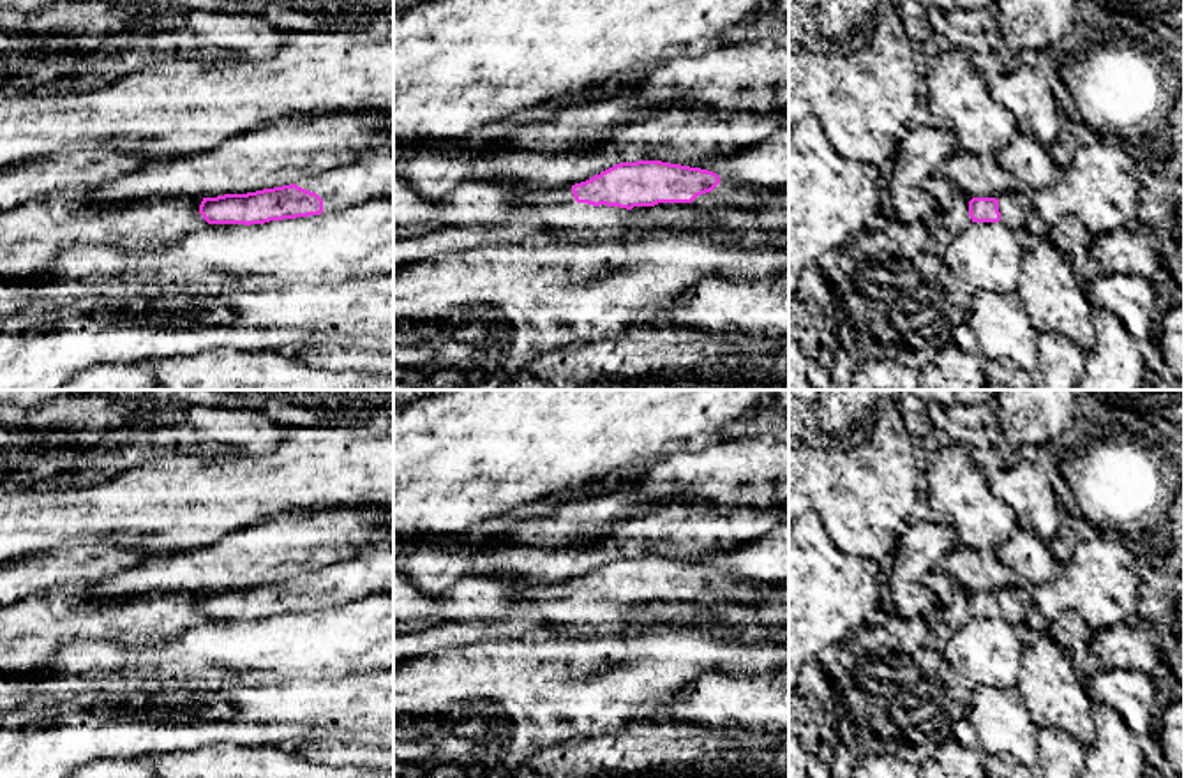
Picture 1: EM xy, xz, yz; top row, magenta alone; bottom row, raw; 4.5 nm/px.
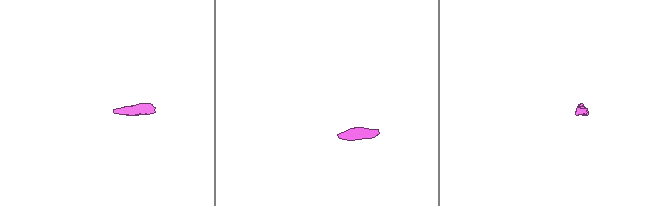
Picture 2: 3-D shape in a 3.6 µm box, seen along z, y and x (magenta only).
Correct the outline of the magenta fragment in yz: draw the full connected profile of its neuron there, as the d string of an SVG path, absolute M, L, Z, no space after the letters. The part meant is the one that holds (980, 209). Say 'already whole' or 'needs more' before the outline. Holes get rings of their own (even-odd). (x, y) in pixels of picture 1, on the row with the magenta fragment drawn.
already whole; M972 198L969 201L969 215L972 222L999 222L999 199L995 198Z

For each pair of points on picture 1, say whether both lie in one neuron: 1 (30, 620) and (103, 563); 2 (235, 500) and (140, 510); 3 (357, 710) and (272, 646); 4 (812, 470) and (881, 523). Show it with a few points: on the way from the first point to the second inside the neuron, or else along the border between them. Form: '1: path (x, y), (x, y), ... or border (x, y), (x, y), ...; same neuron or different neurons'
1: border (29, 595), (18, 602); different neurons
2: path (212, 500), (163, 503); same neuron
3: border (357, 674), (329, 680), (295, 678), (276, 685); different neurons
4: path (830, 478), (842, 484), (863, 505); same neuron

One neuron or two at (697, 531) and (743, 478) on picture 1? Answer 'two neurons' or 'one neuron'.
two neurons

